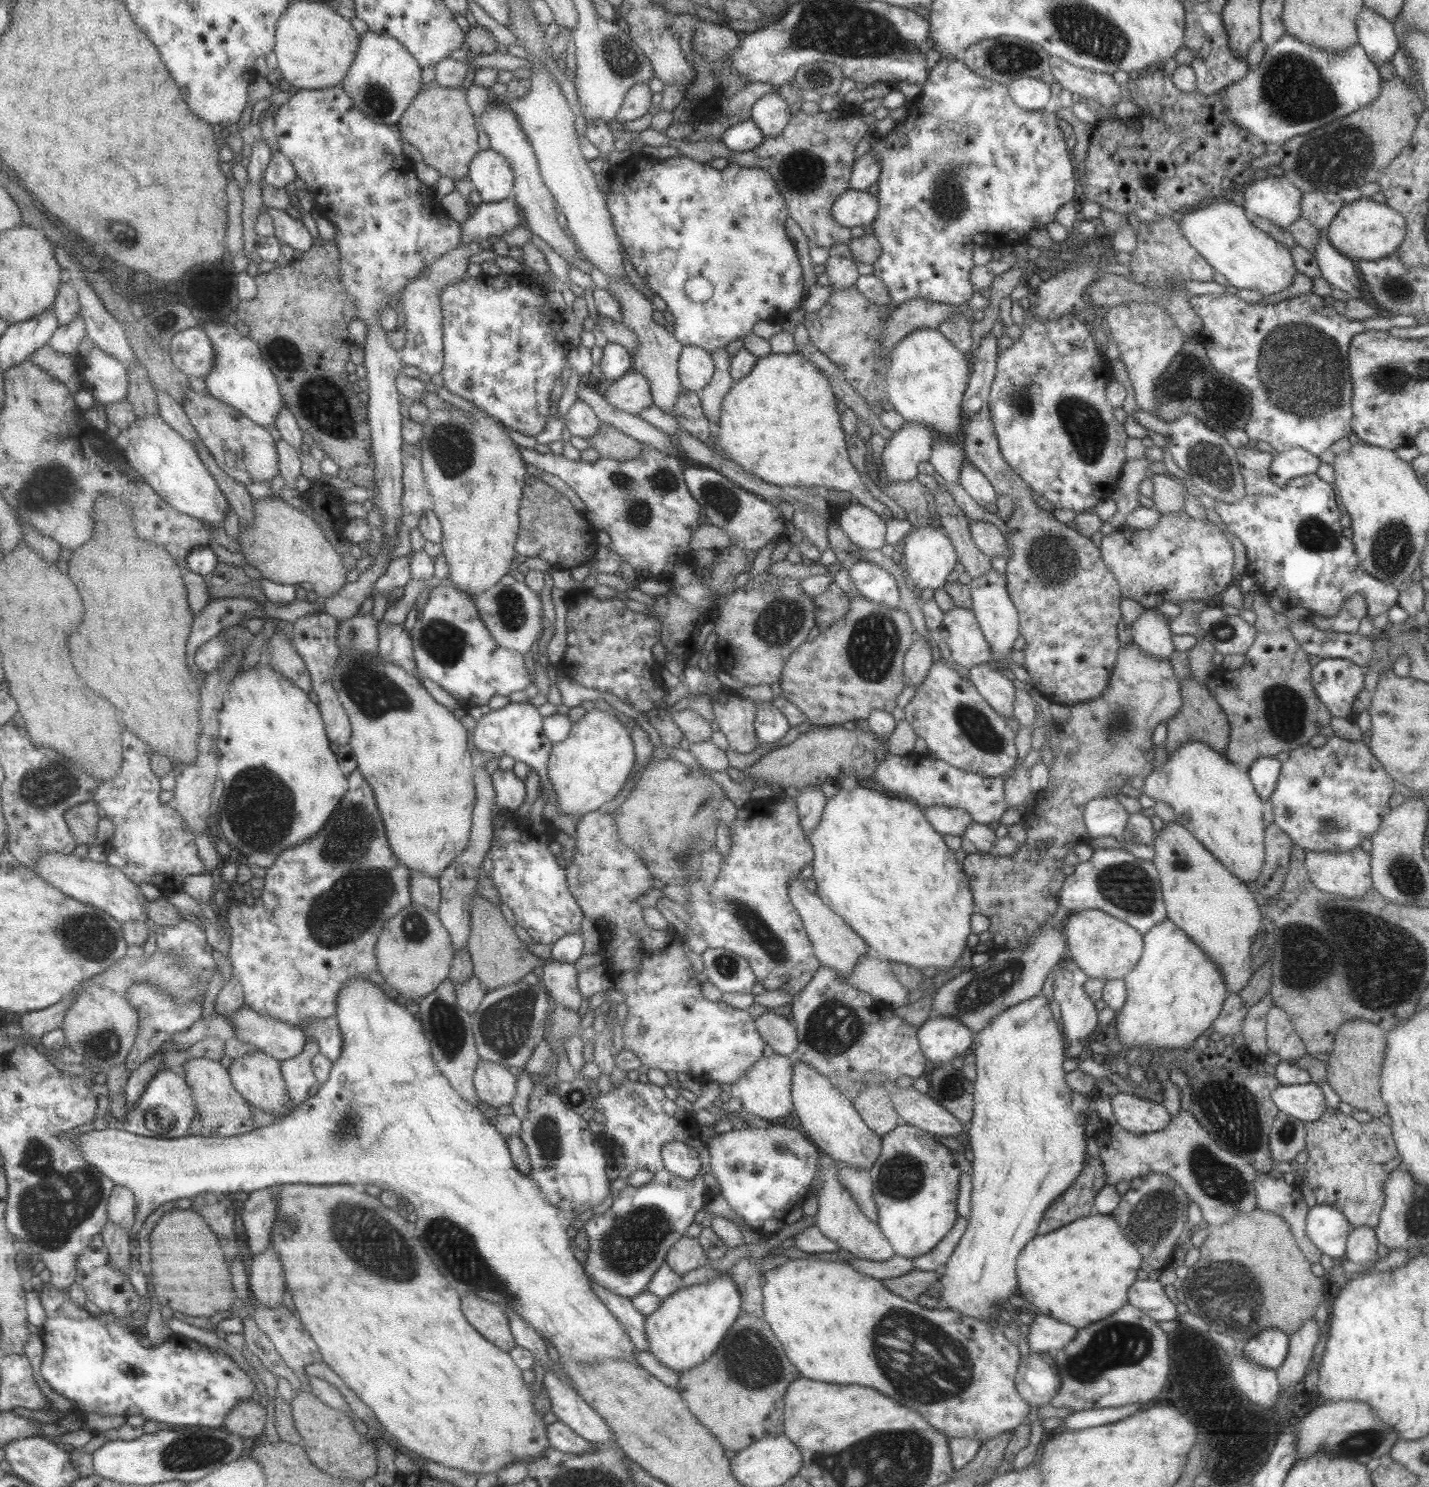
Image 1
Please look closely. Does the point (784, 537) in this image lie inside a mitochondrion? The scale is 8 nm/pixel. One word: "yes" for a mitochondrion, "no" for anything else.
no

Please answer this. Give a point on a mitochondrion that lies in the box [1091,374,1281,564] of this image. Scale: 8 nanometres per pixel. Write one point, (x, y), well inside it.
(1209, 459)

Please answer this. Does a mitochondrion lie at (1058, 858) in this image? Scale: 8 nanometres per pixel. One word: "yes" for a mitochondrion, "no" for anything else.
no

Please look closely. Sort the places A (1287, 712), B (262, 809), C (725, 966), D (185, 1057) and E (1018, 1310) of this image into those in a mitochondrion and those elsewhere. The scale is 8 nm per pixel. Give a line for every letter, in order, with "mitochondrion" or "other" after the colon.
A: mitochondrion
B: mitochondrion
C: mitochondrion
D: other
E: other

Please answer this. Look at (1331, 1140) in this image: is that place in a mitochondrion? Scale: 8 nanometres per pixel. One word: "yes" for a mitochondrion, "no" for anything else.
no

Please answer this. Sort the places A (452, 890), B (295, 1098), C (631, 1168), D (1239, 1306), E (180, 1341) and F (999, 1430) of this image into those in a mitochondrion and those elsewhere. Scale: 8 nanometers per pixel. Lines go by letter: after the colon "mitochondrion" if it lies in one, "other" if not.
A: other
B: other
C: other
D: mitochondrion
E: other
F: other

